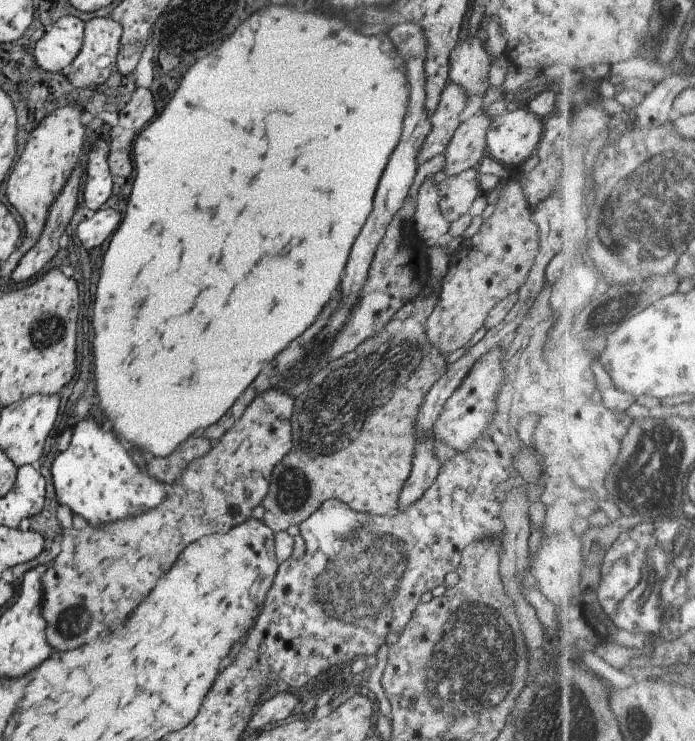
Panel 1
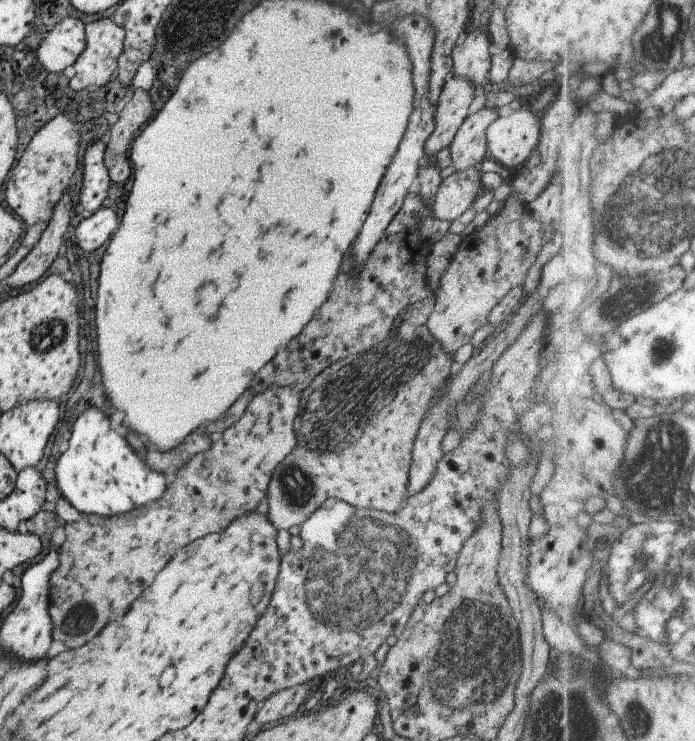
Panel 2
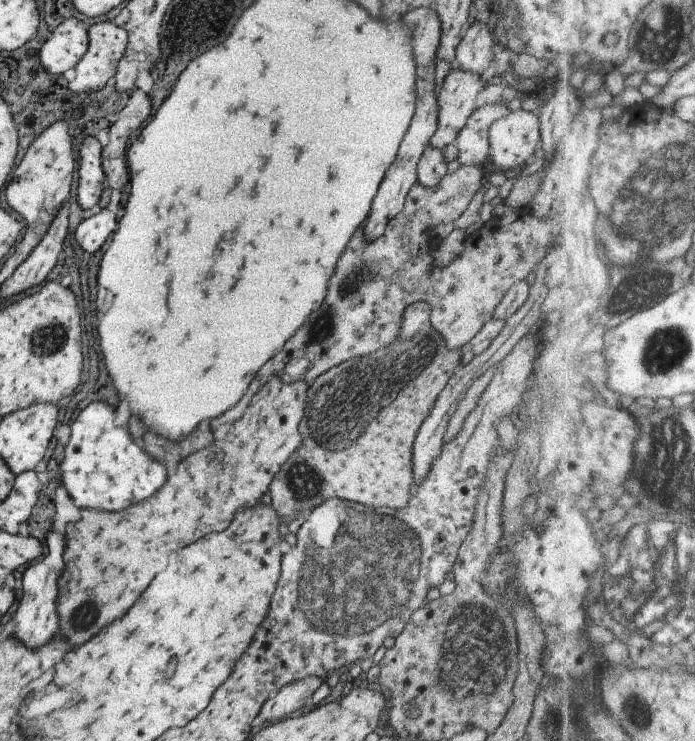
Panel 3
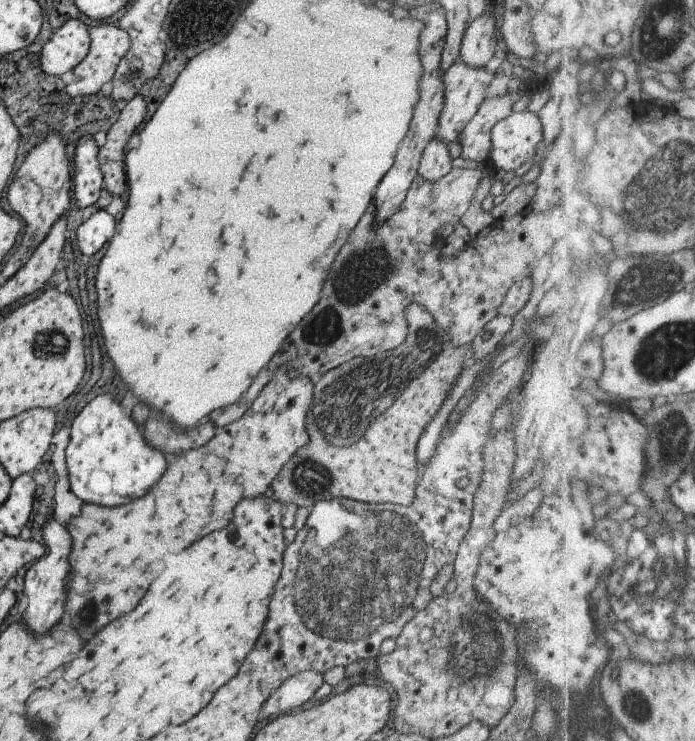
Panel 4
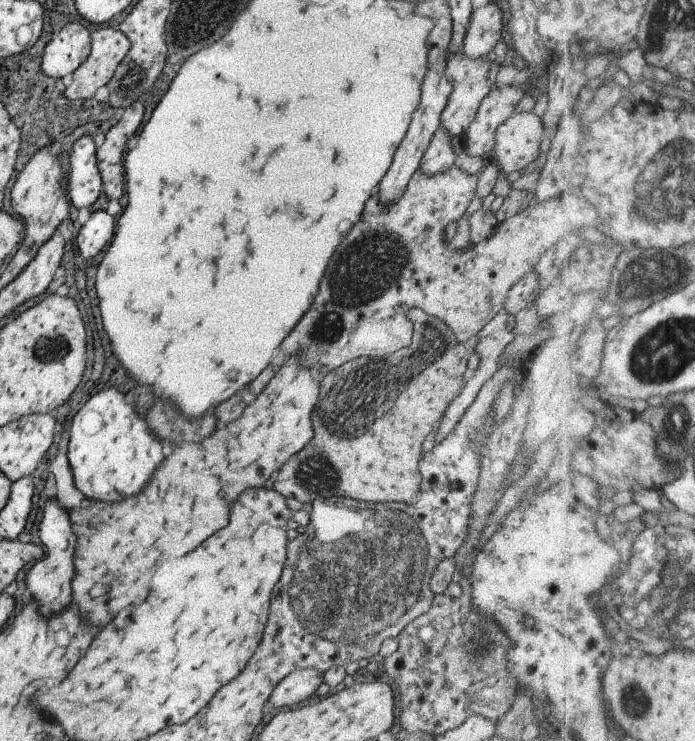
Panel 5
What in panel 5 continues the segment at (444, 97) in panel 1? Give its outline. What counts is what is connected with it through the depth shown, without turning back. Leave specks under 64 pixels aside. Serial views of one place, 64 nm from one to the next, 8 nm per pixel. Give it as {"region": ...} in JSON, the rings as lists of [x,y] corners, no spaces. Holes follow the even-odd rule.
{"region":[[[457,51],[449,59],[446,74],[450,76],[454,86],[452,87],[452,94],[450,94],[448,104],[446,104],[446,108],[442,112],[440,125],[450,134],[450,137],[462,136],[468,130],[468,127],[476,118],[480,103],[486,98],[490,90],[495,87],[497,72],[501,64],[497,64],[494,59],[493,54],[489,57],[482,56],[480,59],[472,59],[460,51]]]}

